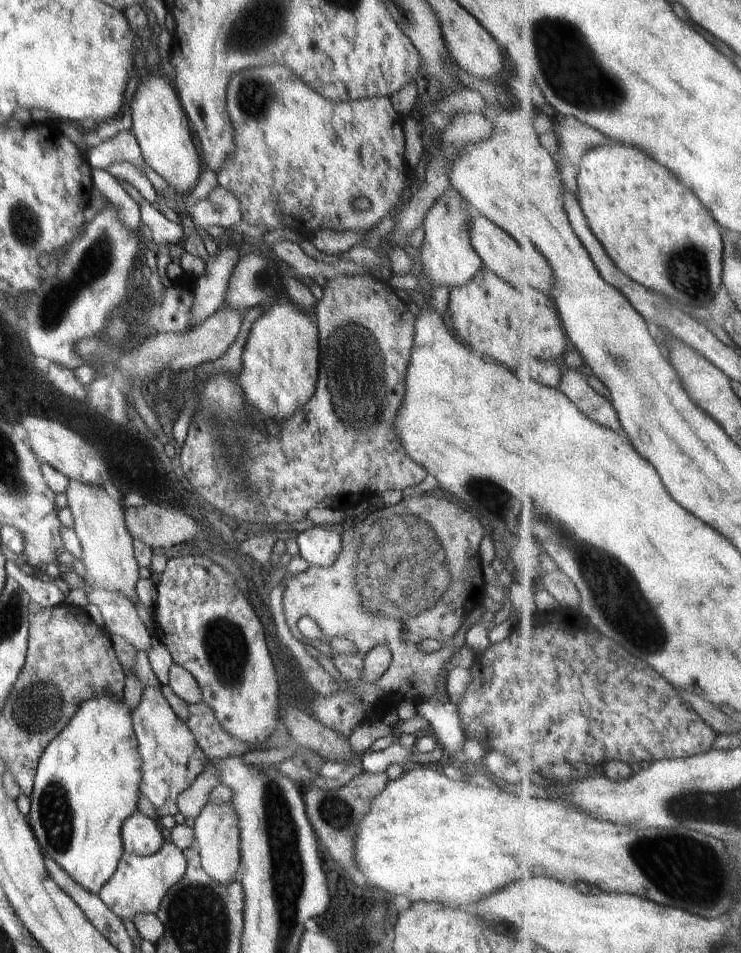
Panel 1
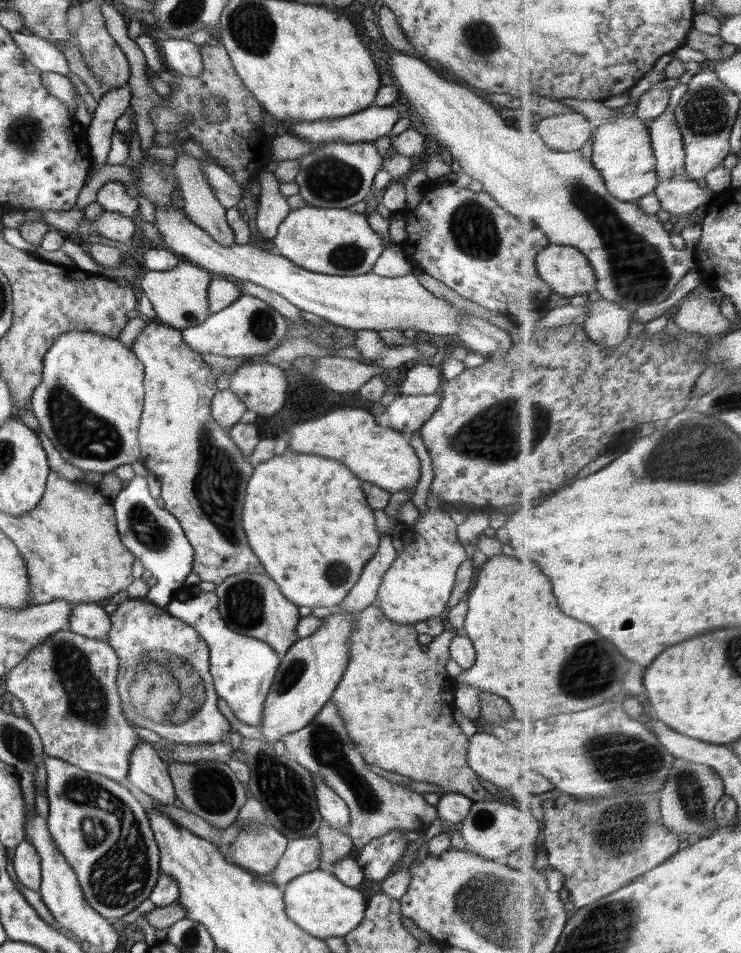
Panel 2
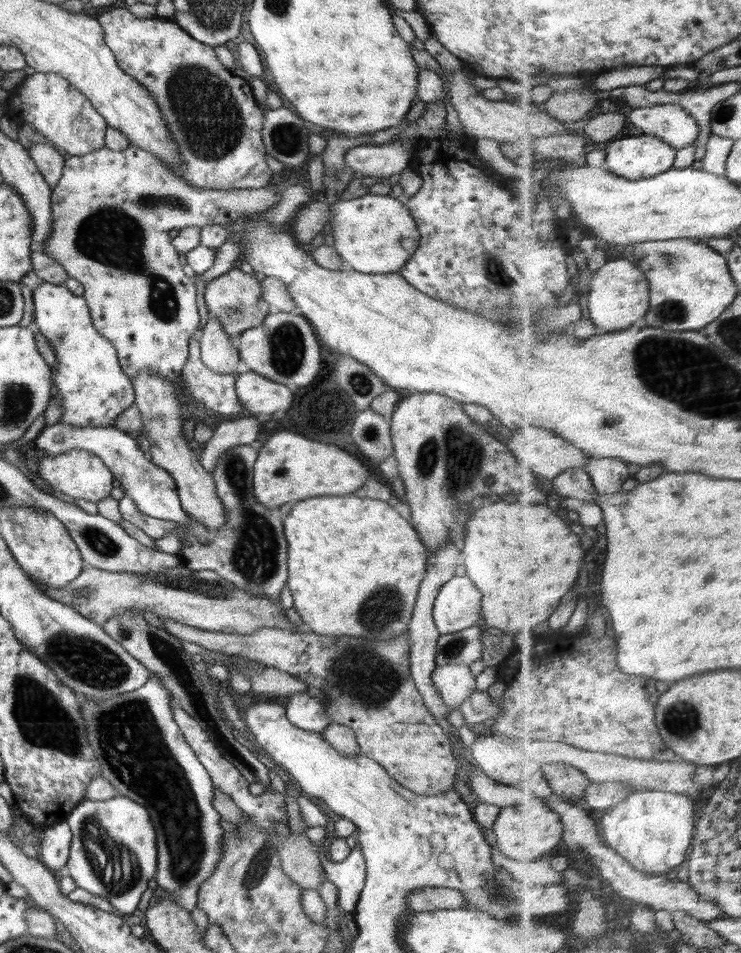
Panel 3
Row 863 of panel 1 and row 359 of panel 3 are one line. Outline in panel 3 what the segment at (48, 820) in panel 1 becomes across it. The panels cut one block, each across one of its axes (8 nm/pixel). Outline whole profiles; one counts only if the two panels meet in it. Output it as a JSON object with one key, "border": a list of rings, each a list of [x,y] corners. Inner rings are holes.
{"border":[[[42,282],[33,292],[33,303],[32,327],[46,337],[56,356],[53,384],[55,396],[59,397],[62,404],[62,415],[58,423],[74,429],[115,427],[116,418],[134,404],[134,386],[122,370],[123,366],[118,361],[117,350],[112,342],[94,327],[86,299],[72,294],[64,285]]]}

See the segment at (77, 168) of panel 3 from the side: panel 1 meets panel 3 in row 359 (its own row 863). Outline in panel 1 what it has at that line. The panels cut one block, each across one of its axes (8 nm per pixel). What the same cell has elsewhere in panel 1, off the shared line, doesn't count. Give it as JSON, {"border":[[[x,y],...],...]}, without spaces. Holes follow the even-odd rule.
{"border":[[[164,841],[164,846],[152,856],[136,856],[124,851],[116,872],[100,889],[99,898],[123,922],[131,925],[132,918],[138,914],[155,914],[160,908],[166,892],[182,880],[186,874],[186,858],[173,842]]]}

